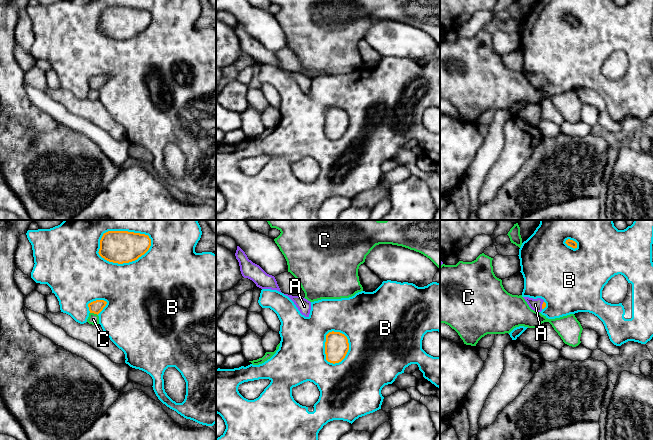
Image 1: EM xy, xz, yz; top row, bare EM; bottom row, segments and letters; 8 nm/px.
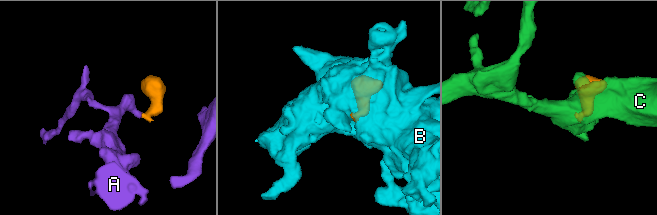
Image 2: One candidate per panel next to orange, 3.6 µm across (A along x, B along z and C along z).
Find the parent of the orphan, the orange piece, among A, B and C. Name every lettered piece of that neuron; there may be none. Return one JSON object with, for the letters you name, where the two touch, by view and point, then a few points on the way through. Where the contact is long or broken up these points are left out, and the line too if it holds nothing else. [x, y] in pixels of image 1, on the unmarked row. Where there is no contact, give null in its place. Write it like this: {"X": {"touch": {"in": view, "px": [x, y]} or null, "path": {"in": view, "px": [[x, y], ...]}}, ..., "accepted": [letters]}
{"A": {"touch": {"in": "yz", "px": [542, 81]}, "path": {"in": "yz", "px": [[544, 80], [542, 81], [535, 80]]}}, "accepted": ["A"]}

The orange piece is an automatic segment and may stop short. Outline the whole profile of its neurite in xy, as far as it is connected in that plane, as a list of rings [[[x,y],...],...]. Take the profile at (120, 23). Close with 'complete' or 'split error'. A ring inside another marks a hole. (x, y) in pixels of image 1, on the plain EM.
[[[108,7],[100,16],[99,31],[113,39],[123,40],[137,36],[151,22],[148,11],[128,7]]]; complete

